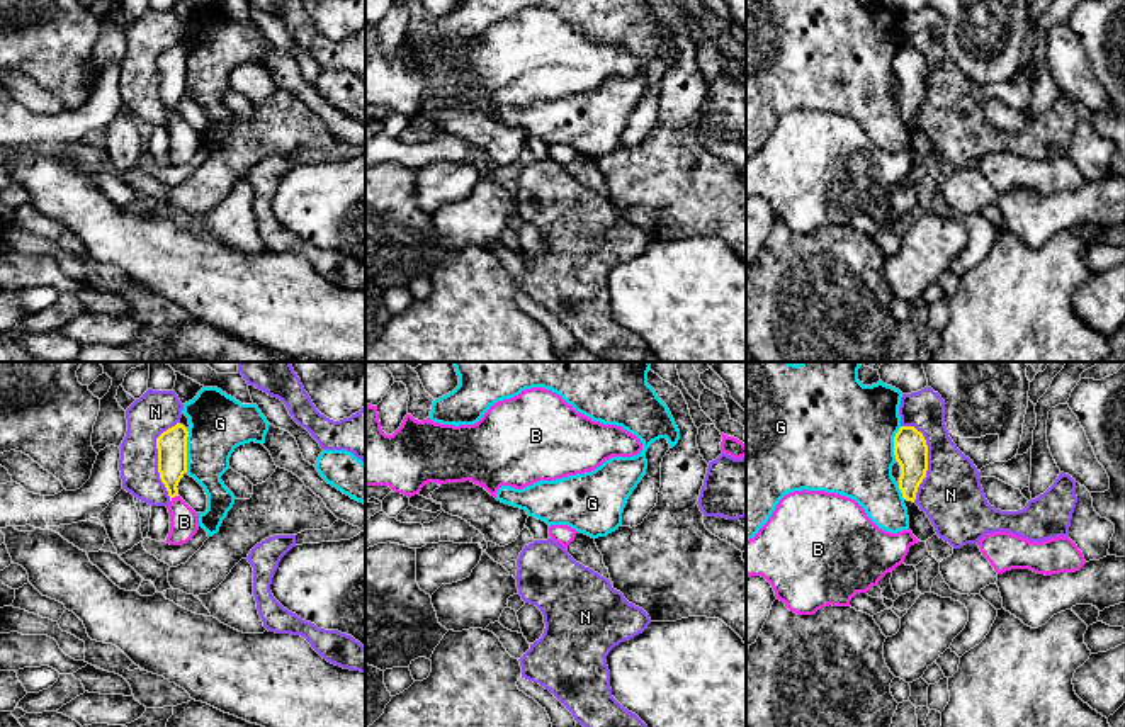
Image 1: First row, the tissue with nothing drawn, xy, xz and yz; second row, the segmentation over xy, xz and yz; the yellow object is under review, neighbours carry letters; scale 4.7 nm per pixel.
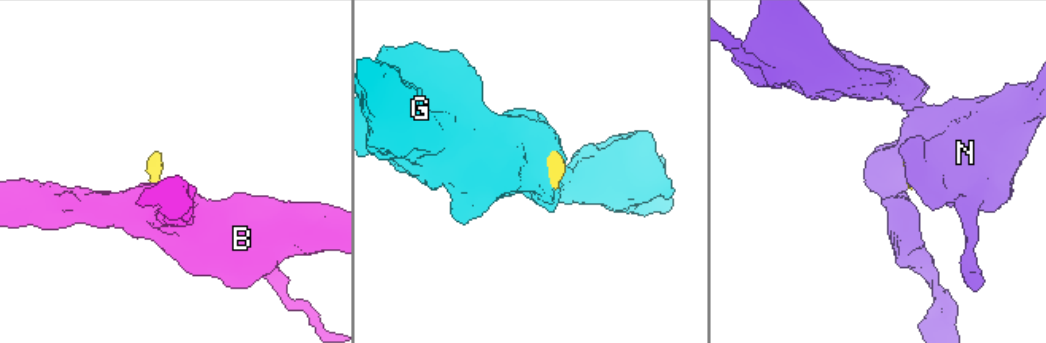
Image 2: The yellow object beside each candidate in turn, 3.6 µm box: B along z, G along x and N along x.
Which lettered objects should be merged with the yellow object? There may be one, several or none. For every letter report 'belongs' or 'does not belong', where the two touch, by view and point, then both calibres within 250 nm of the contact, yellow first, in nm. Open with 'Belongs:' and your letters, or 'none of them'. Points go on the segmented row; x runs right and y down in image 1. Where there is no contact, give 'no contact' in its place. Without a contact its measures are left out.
Belongs: B
B: belongs | xy (174, 496) | 140/140 nm
G: does not belong | xy (186, 450) | 140/280 nm
N: does not belong | yz (927, 457) | 160/300 nm

